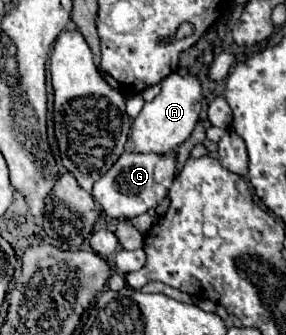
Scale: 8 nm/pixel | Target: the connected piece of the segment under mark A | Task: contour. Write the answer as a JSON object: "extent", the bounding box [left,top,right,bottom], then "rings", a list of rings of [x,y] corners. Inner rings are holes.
{"extent":[131,72,203,154],"rings":[[[173,72],[167,78],[163,78],[161,92],[149,104],[143,106],[143,110],[131,124],[131,140],[135,144],[135,152],[155,152],[155,154],[173,152],[193,132],[201,114],[201,100],[203,92],[199,76],[195,74],[181,76]]]}

